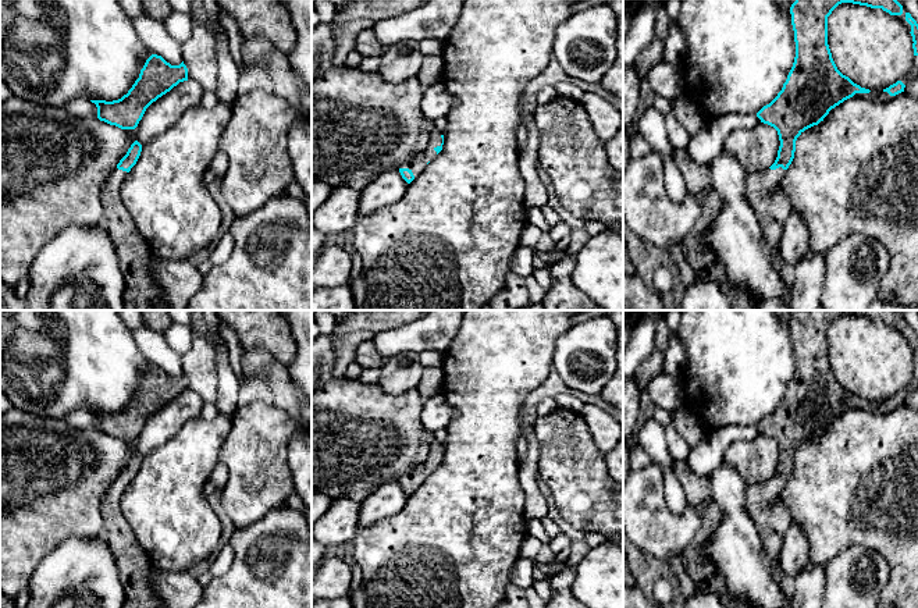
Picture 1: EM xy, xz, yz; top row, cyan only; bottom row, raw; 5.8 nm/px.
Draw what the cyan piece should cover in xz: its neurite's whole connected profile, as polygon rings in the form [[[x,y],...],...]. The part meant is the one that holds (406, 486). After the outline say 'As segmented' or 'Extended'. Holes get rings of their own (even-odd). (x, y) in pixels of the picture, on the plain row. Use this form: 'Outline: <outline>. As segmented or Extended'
Outline: [[[435,440],[431,442],[428,458],[417,467],[406,473],[399,484],[402,490],[410,495],[424,480],[426,477],[442,462],[444,447]]]. Extended

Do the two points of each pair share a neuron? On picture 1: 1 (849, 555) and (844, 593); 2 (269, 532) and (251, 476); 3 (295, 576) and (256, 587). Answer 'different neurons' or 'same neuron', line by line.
1: same neuron
2: different neurons
3: same neuron

